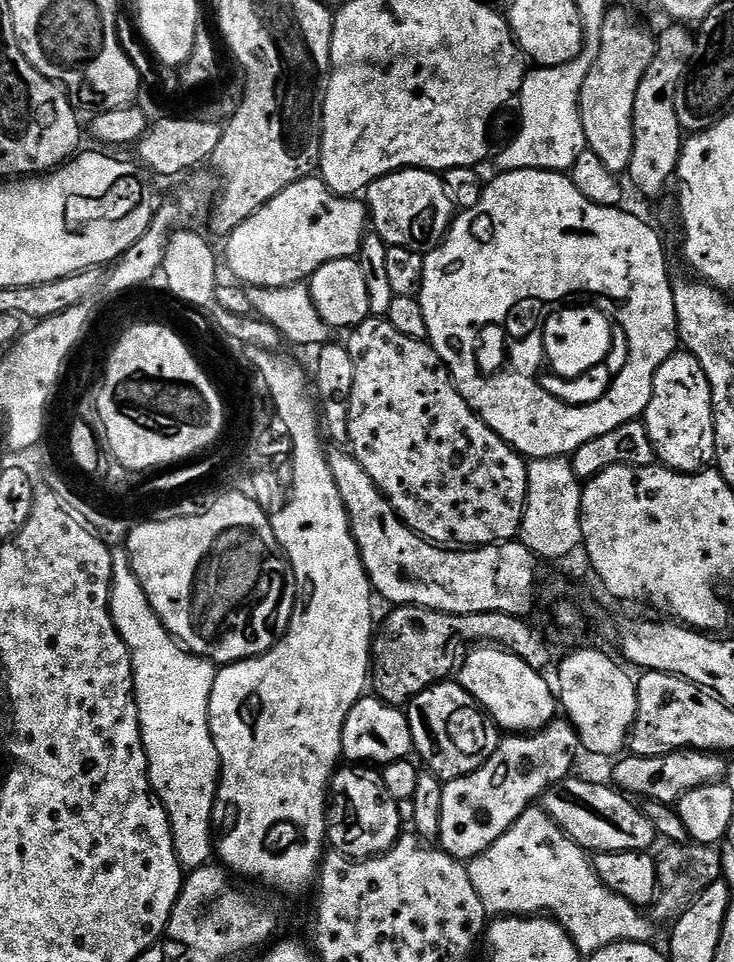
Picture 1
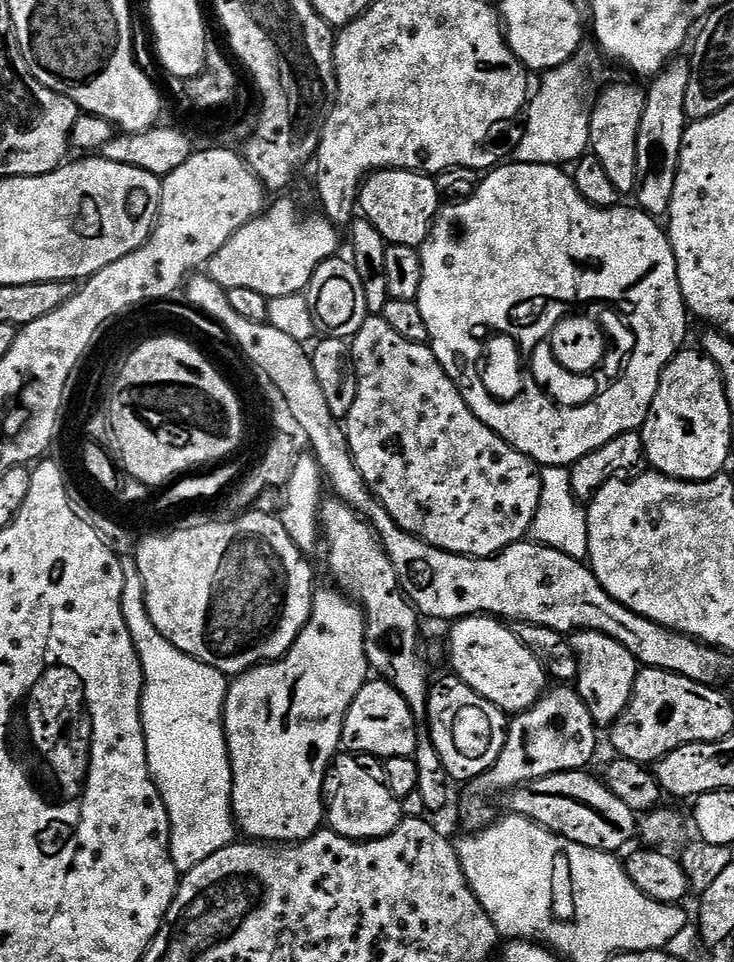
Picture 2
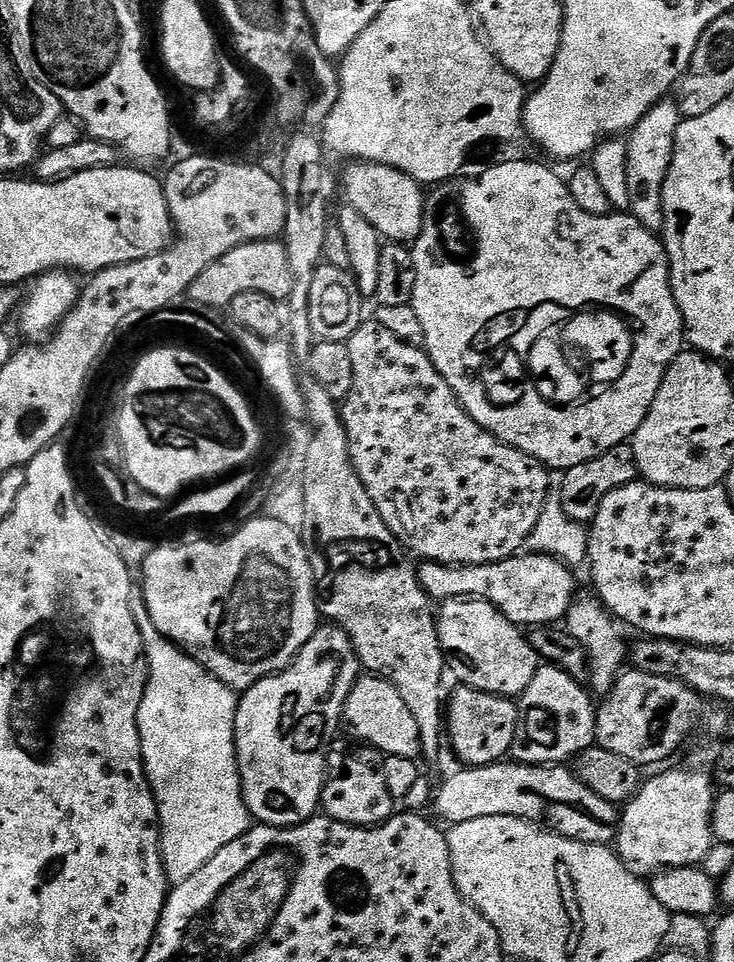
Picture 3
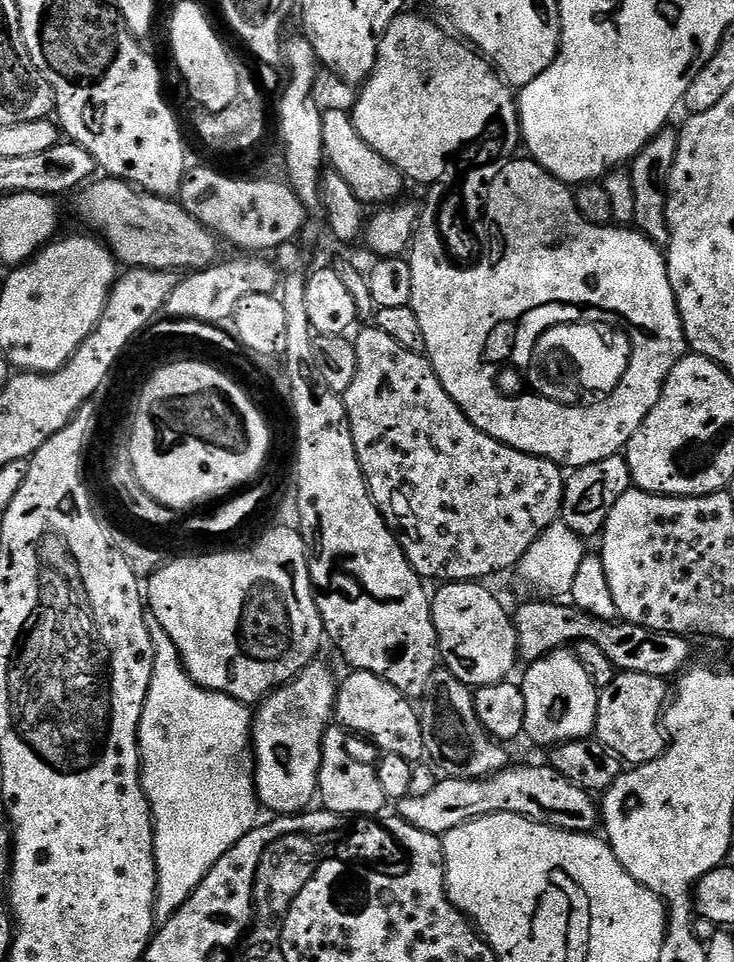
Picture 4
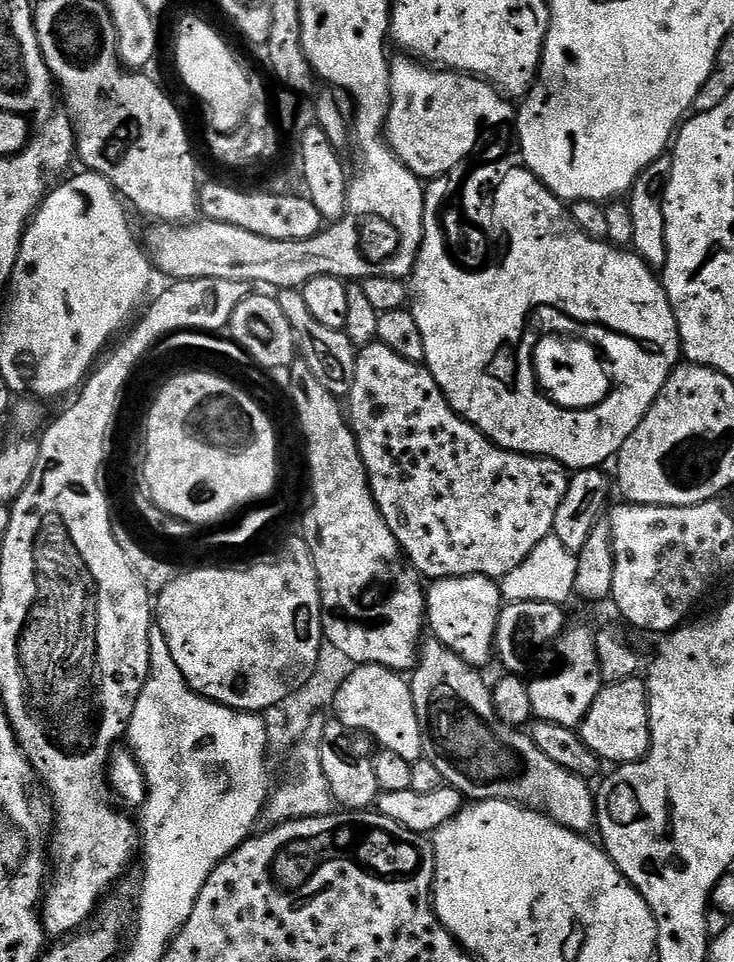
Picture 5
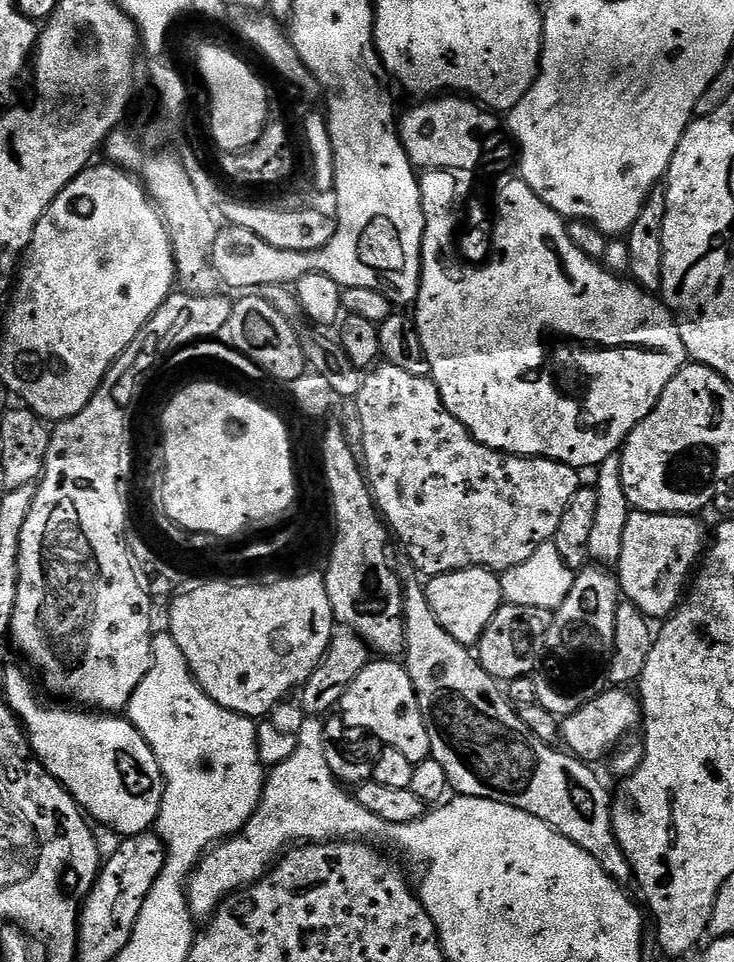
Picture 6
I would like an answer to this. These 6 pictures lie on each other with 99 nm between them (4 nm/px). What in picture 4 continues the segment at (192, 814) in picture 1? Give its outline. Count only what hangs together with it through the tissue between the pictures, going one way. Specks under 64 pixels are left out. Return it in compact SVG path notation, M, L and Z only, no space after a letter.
M151 614L146 615L146 630L150 630L150 638L154 642L154 670L148 697L144 703L144 713L140 719L141 780L152 810L154 854L156 855L156 919L163 922L169 920L191 898L196 887L206 878L206 874L210 874L210 870L216 865L218 858L222 858L222 854L226 854L244 835L257 827L258 819L256 820L256 818L258 810L260 811L260 803L256 796L255 761L253 755L249 753L254 719L249 705L239 704L234 698L223 696L221 692L210 692L196 684L185 668L183 660L180 659L180 651L174 646L170 634L166 634L166 630L162 630L158 618L154 618Z

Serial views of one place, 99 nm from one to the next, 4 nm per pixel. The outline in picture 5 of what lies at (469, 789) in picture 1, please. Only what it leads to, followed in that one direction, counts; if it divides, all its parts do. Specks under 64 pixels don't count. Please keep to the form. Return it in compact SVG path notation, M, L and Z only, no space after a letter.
M565 627L564 633L554 641L555 648L564 659L565 668L557 676L540 676L528 684L532 715L551 724L579 729L602 687L596 632L588 628Z

